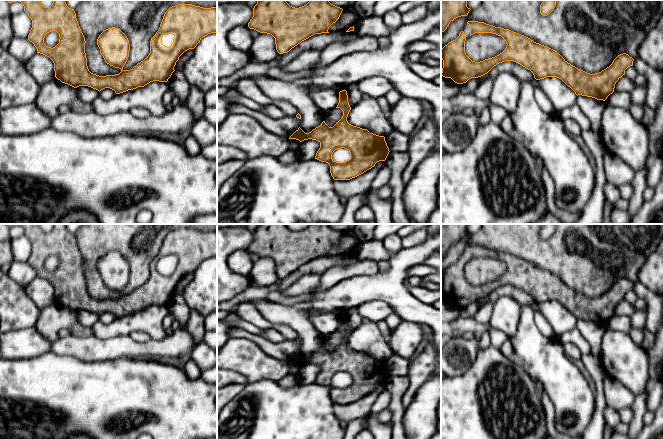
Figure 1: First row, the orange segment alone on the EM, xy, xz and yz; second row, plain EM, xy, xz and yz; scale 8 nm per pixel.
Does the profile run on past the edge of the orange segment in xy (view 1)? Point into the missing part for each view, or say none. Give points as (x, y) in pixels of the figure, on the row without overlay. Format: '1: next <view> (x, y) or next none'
1: next none

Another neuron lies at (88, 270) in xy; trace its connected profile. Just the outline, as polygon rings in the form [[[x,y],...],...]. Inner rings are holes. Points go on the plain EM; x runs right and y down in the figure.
[[[84,224],[75,233],[85,261],[87,290],[91,297],[115,299],[121,293],[107,288],[97,269],[99,259],[108,252],[120,253],[130,268],[123,294],[130,294],[150,277],[151,262],[158,255],[165,236],[178,228],[203,232],[217,231],[217,224]]]

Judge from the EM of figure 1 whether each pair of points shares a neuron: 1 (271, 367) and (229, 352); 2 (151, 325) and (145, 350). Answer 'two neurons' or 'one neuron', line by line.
1: one neuron
2: two neurons

